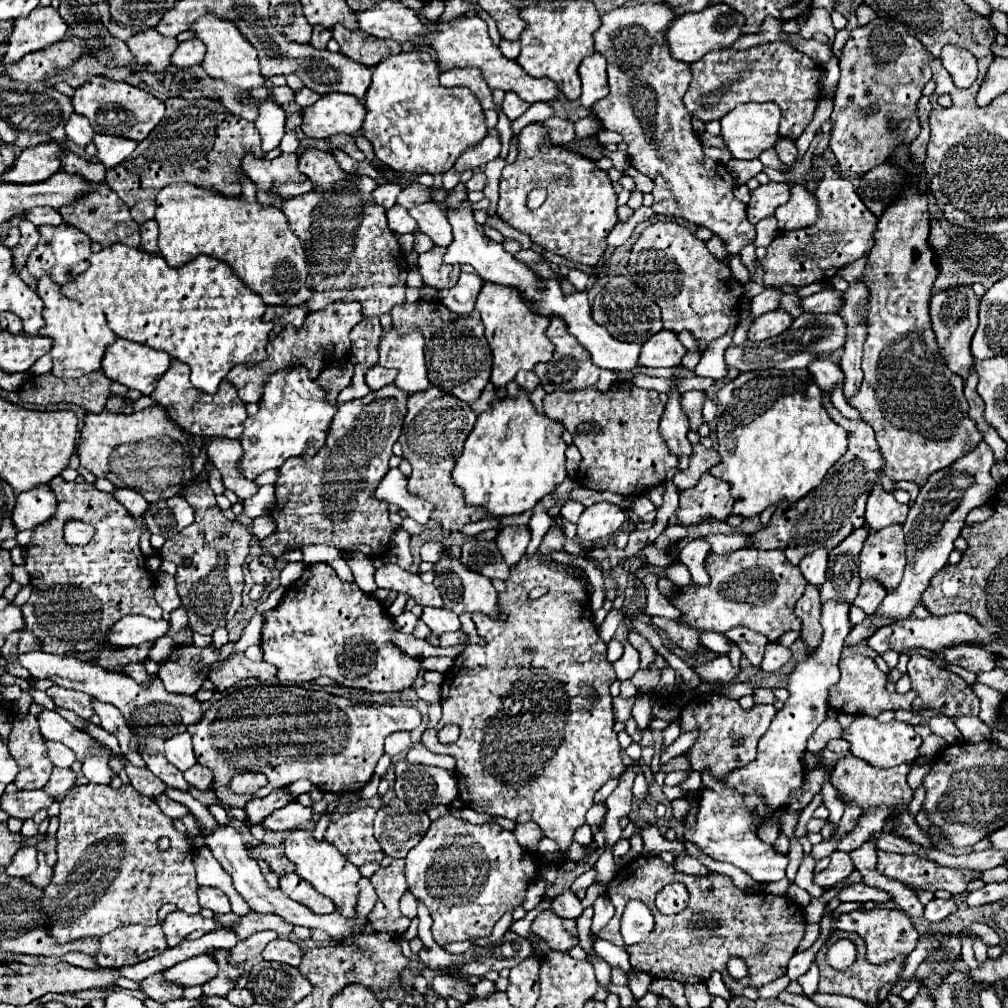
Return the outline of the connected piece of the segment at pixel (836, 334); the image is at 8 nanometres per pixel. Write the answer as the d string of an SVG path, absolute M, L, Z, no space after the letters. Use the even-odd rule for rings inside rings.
M802 313L794 319L790 329L780 333L778 337L766 341L746 341L742 347L728 347L726 349L726 363L736 367L738 371L754 371L754 369L800 369L808 367L820 355L836 353L844 347L846 341L846 323L838 313Z

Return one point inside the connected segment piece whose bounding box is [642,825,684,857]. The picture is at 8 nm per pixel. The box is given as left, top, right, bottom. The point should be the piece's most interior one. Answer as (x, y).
(654, 843)

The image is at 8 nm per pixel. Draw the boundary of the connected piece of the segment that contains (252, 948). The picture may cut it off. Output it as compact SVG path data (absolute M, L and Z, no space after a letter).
M262 931L262 933L254 933L250 935L248 939L240 941L234 949L230 949L230 963L238 965L238 963L244 963L244 973L242 977L238 979L238 985L240 987L246 987L246 981L248 981L248 971L262 961L262 947L266 947L268 941L276 939L276 931Z

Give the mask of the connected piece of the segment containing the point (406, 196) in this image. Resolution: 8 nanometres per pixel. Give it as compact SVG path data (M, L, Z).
M410 183L398 195L398 205L404 207L404 209L412 209L414 205L428 203L428 201L432 201L432 189L430 187L424 187L420 183Z

